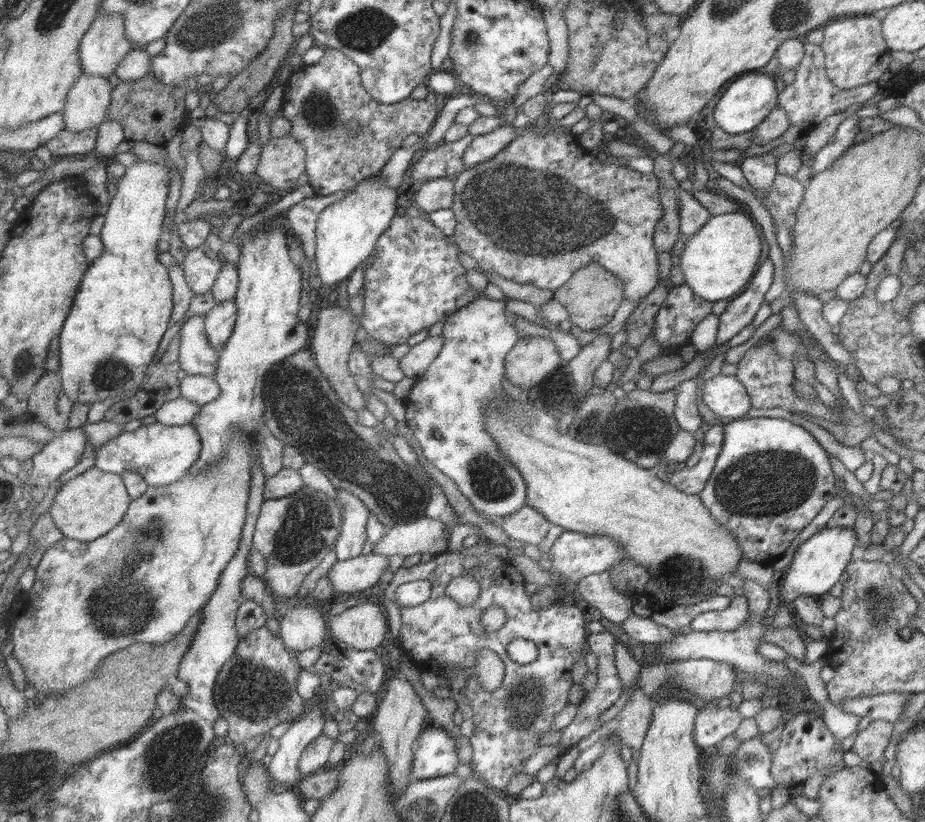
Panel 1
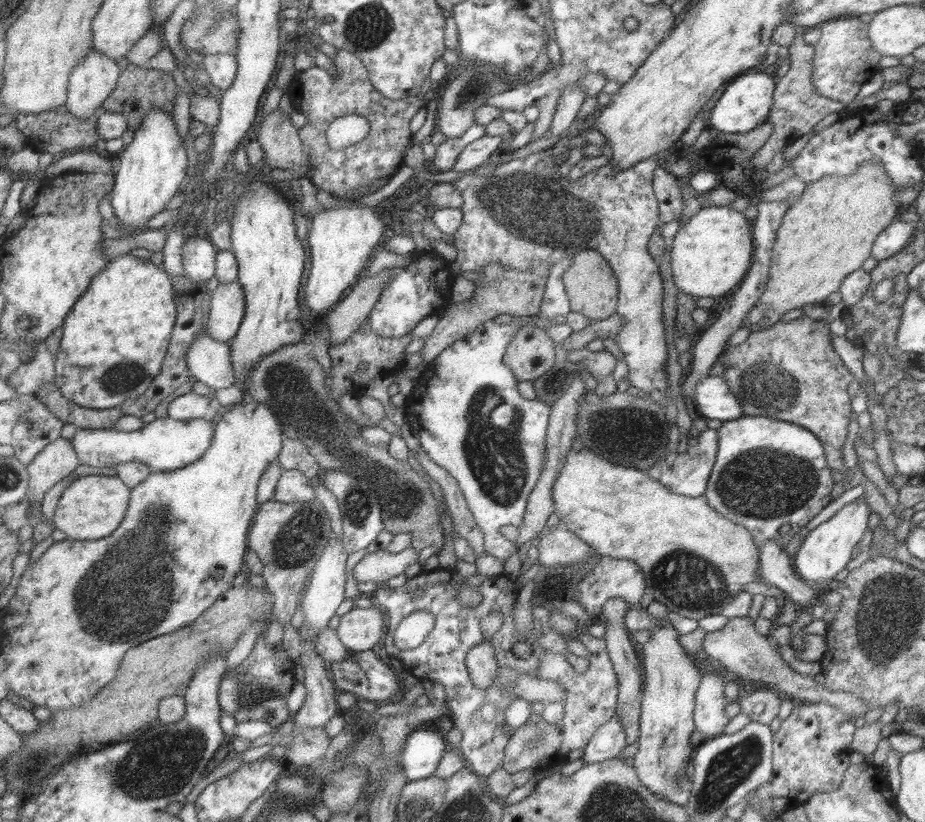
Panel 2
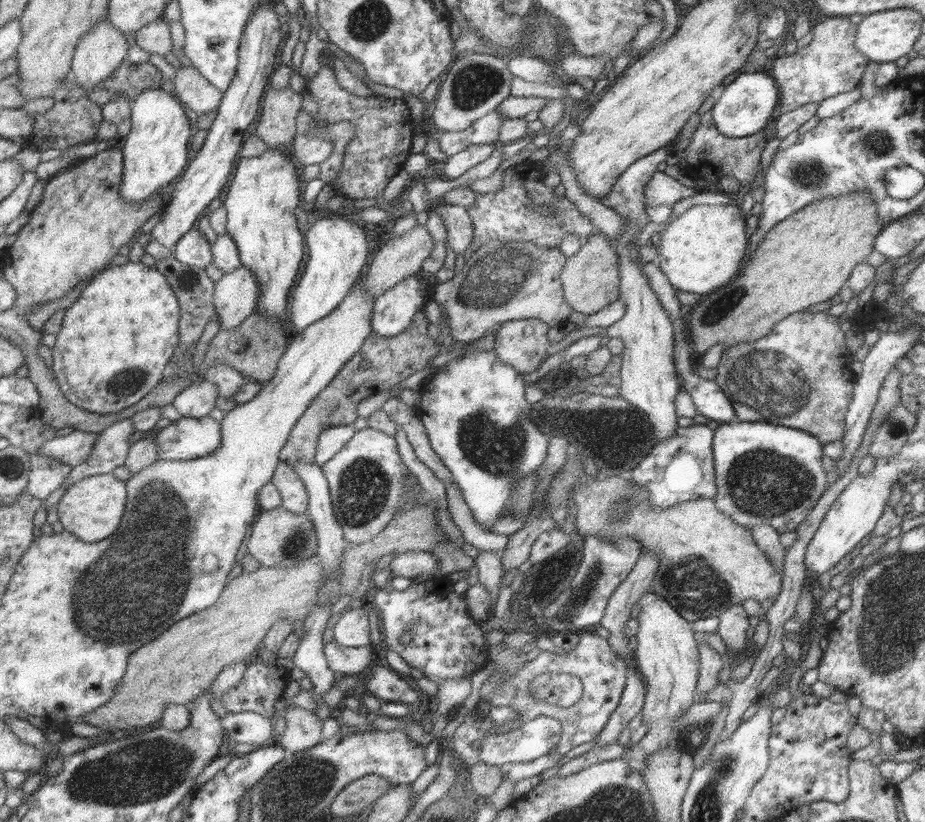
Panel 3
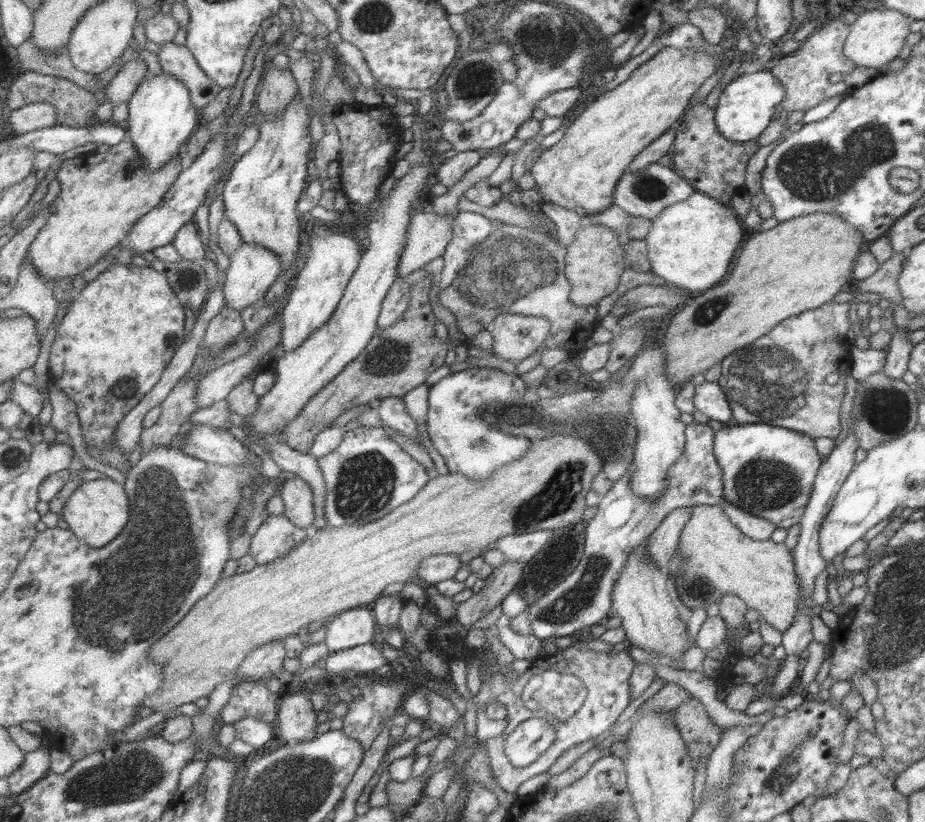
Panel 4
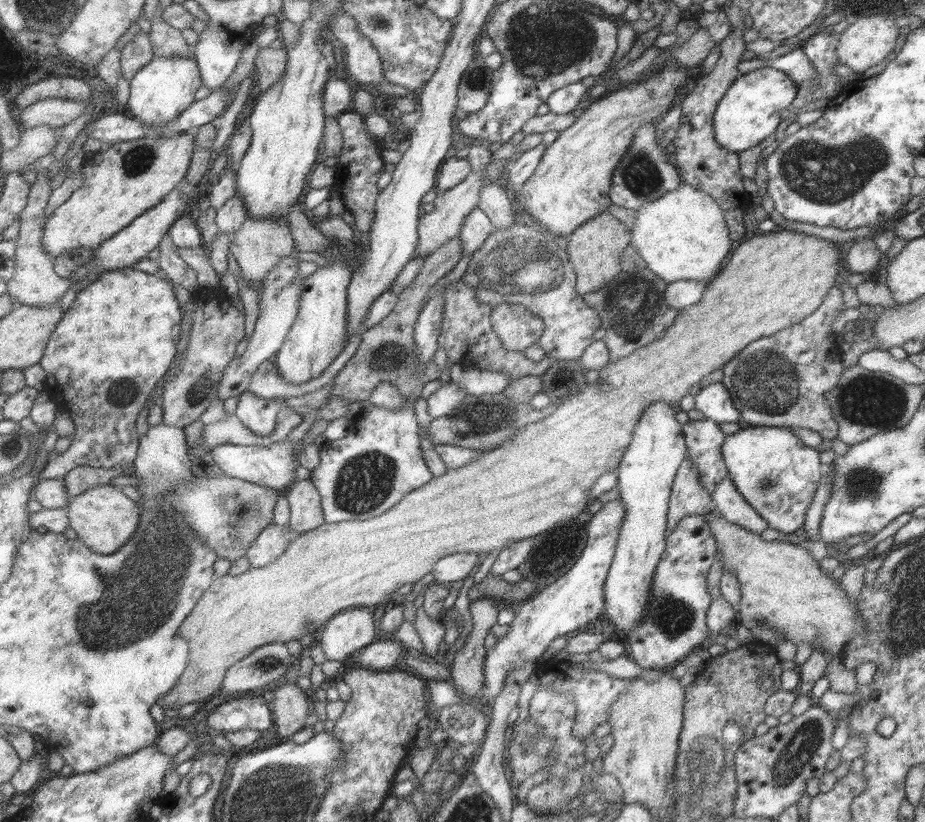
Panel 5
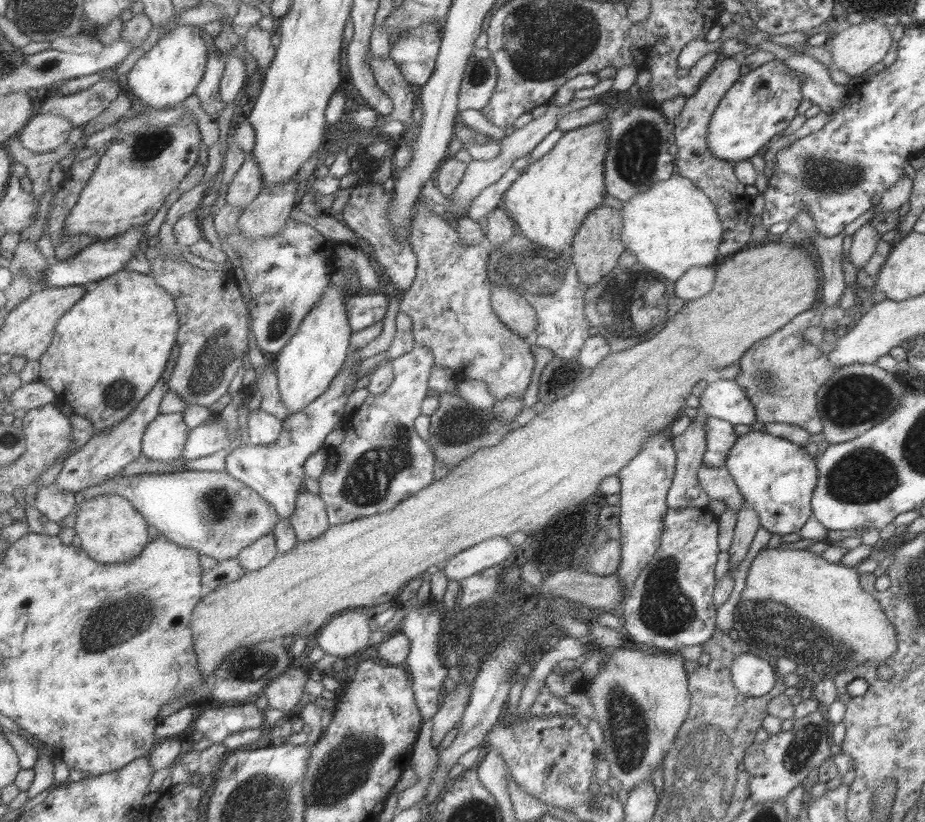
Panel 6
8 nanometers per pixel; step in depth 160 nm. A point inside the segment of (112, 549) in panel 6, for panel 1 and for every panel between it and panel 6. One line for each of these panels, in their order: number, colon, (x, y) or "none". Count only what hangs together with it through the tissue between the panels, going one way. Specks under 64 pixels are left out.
1: (95, 502)
2: (92, 507)
3: (93, 508)
4: (98, 510)
5: (105, 518)

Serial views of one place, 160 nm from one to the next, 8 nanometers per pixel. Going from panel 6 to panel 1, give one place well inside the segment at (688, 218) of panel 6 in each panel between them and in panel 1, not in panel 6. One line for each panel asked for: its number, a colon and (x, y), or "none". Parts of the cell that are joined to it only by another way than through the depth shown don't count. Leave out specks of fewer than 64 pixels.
1: (717, 262)
2: (710, 254)
3: (702, 250)
4: (692, 244)
5: (682, 235)

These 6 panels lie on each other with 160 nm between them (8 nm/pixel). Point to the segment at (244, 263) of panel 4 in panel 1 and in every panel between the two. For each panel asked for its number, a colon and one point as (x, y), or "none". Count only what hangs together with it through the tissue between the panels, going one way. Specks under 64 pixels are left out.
1: (221, 319)
2: (229, 304)
3: (236, 299)

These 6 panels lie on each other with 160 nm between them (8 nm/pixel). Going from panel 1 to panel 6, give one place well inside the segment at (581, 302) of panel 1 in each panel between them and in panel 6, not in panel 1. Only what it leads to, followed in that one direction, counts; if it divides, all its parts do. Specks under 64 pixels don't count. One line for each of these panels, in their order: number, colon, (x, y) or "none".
2: (591, 287)
3: (589, 278)
4: (594, 260)
5: (593, 249)
6: (596, 246)

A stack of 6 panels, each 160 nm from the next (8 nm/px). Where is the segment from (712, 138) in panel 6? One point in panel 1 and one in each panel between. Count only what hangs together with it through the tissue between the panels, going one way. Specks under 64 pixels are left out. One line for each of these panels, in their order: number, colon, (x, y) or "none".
1: (746, 101)
2: (745, 103)
3: (745, 105)
4: (747, 104)
5: (753, 105)

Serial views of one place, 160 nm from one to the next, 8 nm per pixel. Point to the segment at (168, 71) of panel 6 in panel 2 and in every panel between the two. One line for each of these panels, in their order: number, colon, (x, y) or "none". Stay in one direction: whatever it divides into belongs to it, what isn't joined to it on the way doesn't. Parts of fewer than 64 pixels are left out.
2: (153, 167)
3: (156, 152)
4: (162, 118)
5: (161, 92)

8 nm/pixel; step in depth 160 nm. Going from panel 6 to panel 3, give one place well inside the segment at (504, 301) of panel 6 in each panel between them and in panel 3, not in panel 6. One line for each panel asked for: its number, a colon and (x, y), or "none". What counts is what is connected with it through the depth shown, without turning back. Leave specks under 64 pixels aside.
3: (522, 344)
4: (515, 337)
5: (517, 327)

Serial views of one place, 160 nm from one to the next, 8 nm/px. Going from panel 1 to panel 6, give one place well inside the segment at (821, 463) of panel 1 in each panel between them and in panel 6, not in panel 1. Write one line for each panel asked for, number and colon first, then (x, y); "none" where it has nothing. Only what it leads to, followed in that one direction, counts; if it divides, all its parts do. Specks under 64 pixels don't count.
2: (767, 472)
3: (768, 474)
4: (768, 471)
5: (770, 467)
6: (776, 477)

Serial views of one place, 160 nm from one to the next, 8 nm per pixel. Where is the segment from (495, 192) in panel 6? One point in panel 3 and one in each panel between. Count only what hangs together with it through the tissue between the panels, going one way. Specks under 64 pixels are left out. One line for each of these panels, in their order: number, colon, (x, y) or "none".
3: (456, 221)
4: (468, 228)
5: (476, 227)

